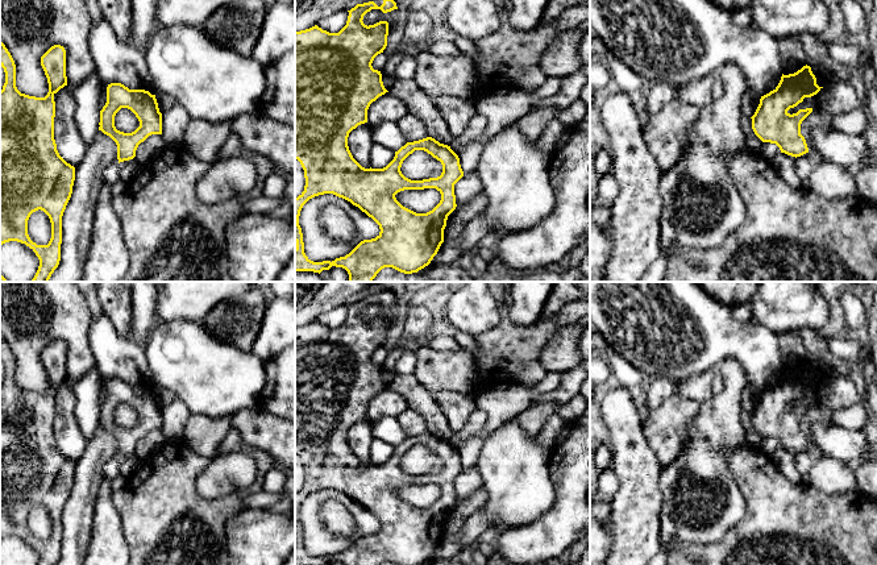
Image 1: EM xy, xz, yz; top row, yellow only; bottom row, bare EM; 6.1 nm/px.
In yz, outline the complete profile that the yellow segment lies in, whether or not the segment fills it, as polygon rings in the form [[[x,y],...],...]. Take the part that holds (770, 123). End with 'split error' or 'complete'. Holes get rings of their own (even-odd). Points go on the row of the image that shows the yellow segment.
[[[807,65],[794,74],[782,74],[778,86],[761,96],[751,117],[755,134],[762,142],[776,144],[781,153],[787,155],[797,158],[809,153],[806,140],[801,134],[801,124],[812,108],[799,109],[793,115],[787,111],[802,103],[805,97],[816,95],[822,88]]]; complete

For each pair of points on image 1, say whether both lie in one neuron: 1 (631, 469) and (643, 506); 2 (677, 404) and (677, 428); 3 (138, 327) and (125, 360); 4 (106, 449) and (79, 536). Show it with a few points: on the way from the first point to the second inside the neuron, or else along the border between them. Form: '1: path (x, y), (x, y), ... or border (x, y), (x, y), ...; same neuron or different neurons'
1: path (639, 478), (639, 497); same neuron
2: path (677, 410), (677, 423); same neuron
3: border (137, 344), (141, 349); different neurons
4: path (88, 470), (79, 505), (79, 515); same neuron

